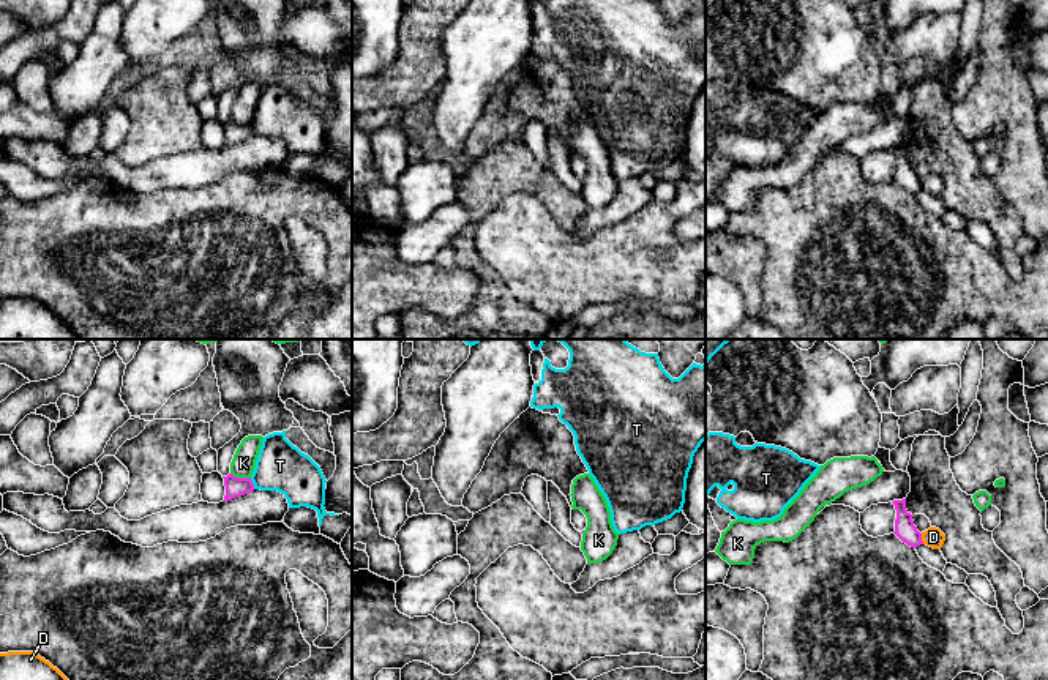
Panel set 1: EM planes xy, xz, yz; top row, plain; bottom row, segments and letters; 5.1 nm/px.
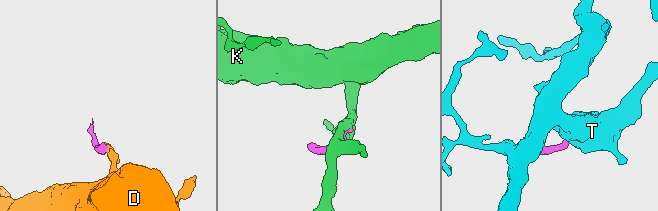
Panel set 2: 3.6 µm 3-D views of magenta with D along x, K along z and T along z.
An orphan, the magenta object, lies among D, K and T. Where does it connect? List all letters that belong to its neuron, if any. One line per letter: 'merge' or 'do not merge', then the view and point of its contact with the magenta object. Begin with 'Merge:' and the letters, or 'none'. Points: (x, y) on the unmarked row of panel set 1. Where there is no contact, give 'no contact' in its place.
Merge: none
D: do not merge; contact yz (920, 185)
K: do not merge; contact xy (240, 125)
T: do not merge; contact xy (251, 130)

